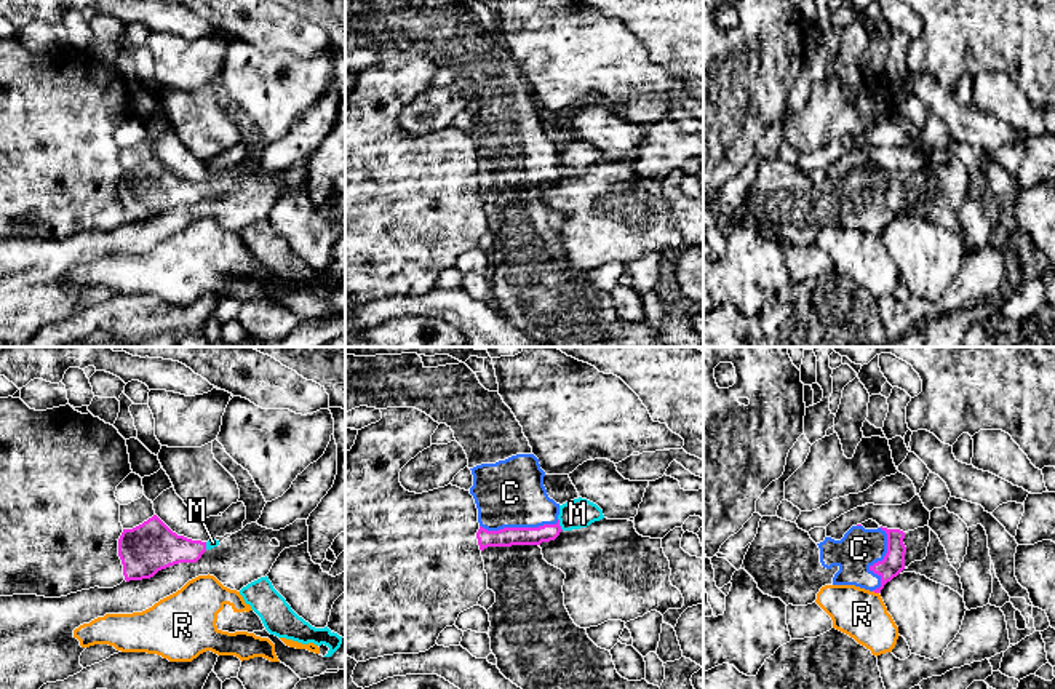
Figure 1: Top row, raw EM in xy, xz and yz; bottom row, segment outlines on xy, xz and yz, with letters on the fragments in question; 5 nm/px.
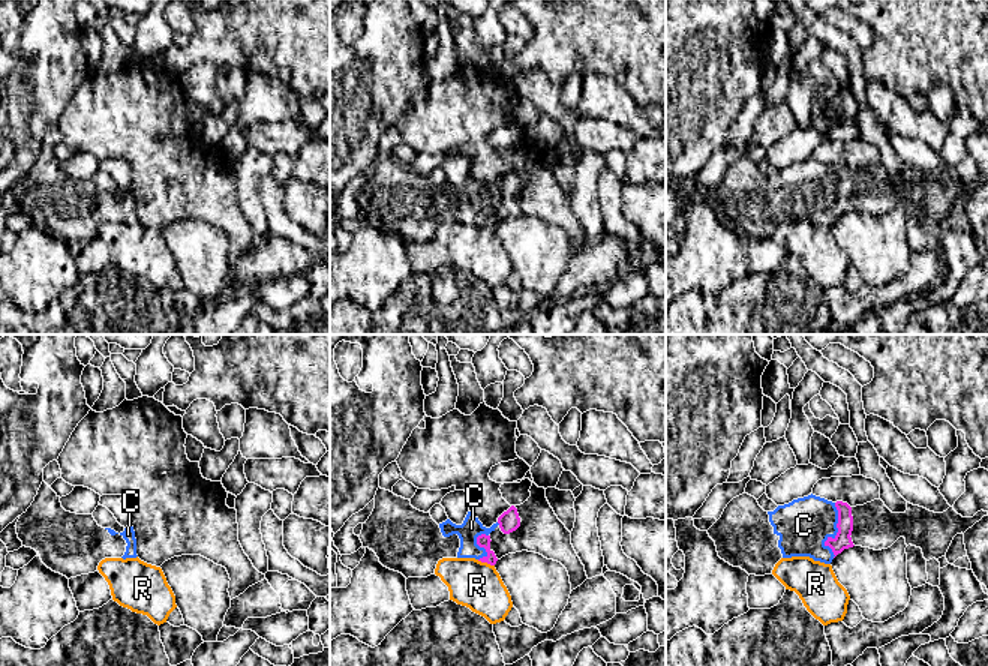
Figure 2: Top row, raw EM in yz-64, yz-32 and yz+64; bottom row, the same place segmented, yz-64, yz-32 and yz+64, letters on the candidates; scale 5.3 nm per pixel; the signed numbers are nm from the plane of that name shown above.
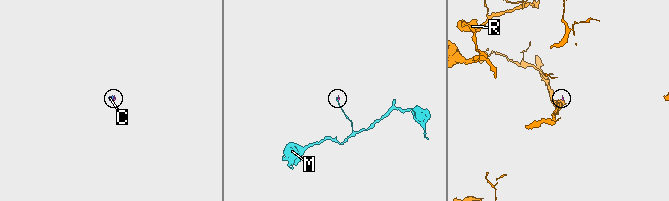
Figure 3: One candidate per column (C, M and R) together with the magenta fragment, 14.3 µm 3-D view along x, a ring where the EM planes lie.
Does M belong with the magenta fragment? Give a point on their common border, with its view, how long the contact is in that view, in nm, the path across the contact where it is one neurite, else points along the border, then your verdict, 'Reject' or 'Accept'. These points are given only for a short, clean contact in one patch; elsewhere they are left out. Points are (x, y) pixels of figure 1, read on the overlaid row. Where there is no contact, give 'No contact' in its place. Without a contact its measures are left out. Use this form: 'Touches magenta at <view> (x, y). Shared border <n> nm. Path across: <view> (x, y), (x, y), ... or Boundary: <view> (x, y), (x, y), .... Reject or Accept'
Touches magenta at xz (558, 525). Shared border 70 nm. Boundary: xz (558, 518), (558, 525), (563, 529). Reject

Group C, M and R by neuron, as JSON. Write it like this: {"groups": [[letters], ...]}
{"groups": [["C"], ["M"], ["R"]]}

